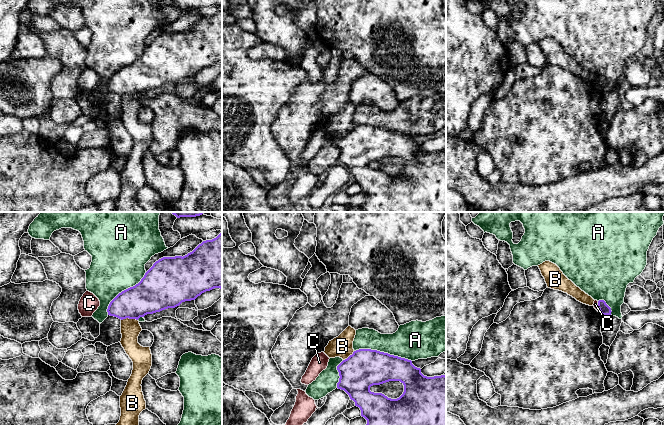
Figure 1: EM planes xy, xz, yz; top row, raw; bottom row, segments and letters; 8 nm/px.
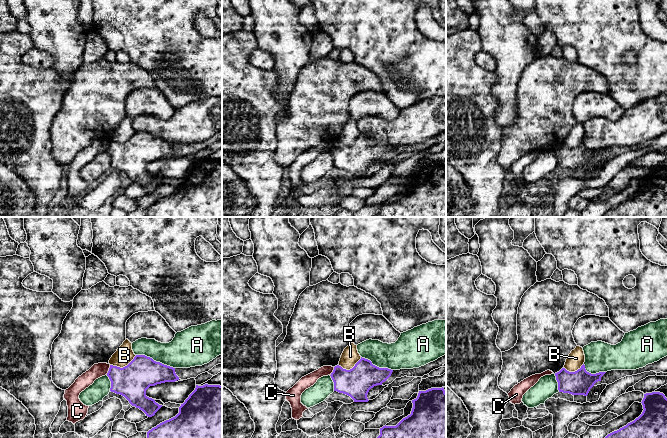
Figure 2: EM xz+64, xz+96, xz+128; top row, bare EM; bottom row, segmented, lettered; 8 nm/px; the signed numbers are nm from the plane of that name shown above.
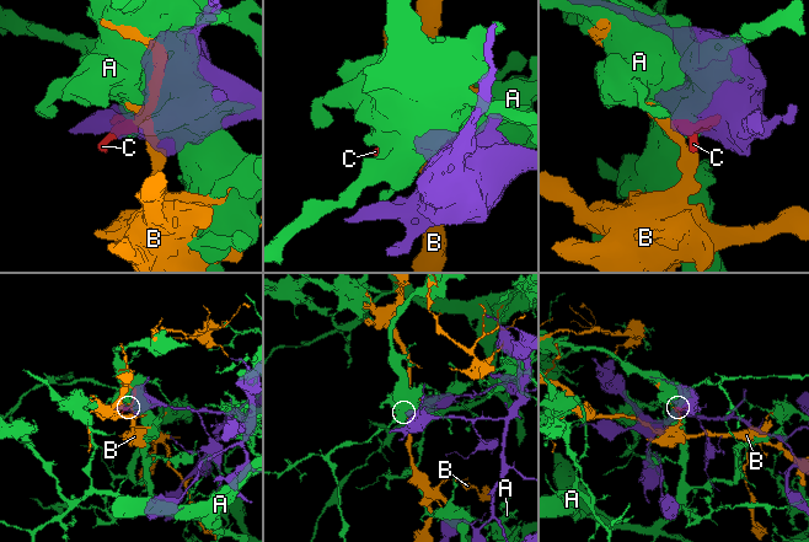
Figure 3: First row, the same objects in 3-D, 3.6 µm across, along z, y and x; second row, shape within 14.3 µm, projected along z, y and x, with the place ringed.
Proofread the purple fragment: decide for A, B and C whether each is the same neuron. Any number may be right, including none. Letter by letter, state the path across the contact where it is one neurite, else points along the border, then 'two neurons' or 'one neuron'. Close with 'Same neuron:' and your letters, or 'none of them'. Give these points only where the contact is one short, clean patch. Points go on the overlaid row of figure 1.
A: two neurons
B: border along xy (137, 319), (123, 318), (121, 320); two neurons
C: border along yz (597, 301), (597, 307), (600, 311); two neurons
Same neuron: none of them

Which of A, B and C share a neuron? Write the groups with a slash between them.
A / B / C

